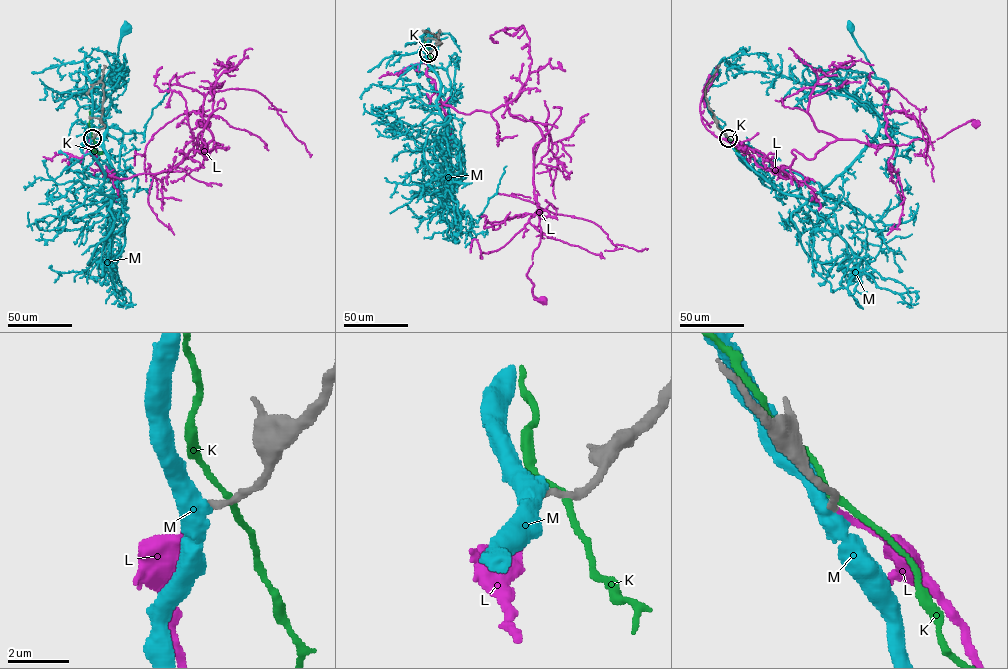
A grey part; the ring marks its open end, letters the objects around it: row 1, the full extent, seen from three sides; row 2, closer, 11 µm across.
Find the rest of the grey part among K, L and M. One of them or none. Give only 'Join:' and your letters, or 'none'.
Join: L

